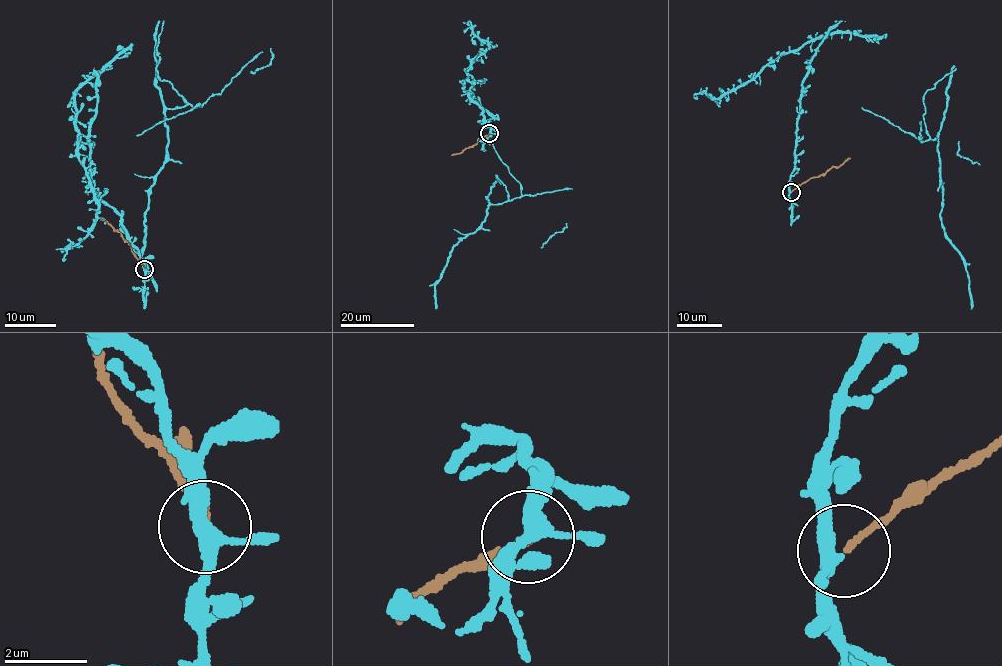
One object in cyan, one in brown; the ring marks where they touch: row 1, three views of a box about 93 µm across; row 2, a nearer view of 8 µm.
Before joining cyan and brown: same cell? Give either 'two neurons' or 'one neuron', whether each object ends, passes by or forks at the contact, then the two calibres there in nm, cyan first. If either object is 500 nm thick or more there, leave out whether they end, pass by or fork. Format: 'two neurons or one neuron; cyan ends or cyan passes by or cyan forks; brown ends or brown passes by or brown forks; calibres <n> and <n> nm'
two neurons; cyan forks; brown ends; calibres 280 and 140 nm

